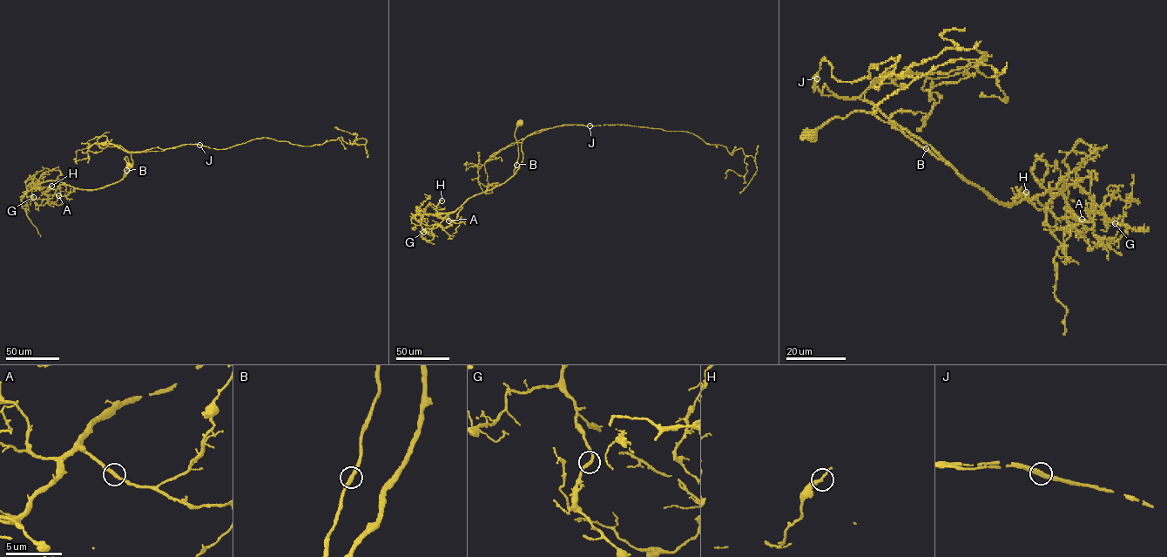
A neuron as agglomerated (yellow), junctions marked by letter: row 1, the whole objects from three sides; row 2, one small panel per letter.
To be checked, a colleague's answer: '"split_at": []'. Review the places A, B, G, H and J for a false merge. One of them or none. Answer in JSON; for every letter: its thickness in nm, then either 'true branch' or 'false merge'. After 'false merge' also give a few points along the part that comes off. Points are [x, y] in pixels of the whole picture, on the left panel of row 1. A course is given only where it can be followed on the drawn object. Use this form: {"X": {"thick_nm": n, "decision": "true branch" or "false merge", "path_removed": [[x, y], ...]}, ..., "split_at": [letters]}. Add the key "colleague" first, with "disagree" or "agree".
{"colleague": "disagree", "A": {"thick_nm": 300, "decision": "true branch"}, "B": {"thick_nm": 260, "decision": "true branch"}, "G": {"thick_nm": 260, "decision": "true branch"}, "H": {"thick_nm": 320, "decision": "true branch"}, "J": {"thick_nm": 300, "decision": "false merge", "path_removed": [[199, 145], [183, 145], [162, 151], [128, 152], [111, 143], [91, 145], [86, 143], [109, 132]]}, "split_at": ["J"]}

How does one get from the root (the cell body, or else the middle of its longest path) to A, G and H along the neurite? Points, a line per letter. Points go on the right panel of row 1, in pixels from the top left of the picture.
A: (810, 135), (833, 118), (873, 112), (999, 203), (1060, 189), (1082, 219)
G: (810, 135), (833, 118), (873, 112), (999, 203), (1033, 200), (1062, 179), (1065, 187), (1078, 186), (1115, 223)
H: (810, 135), (833, 118), (873, 112), (999, 203), (1060, 189), (1077, 219), (1037, 209), (1026, 192)

